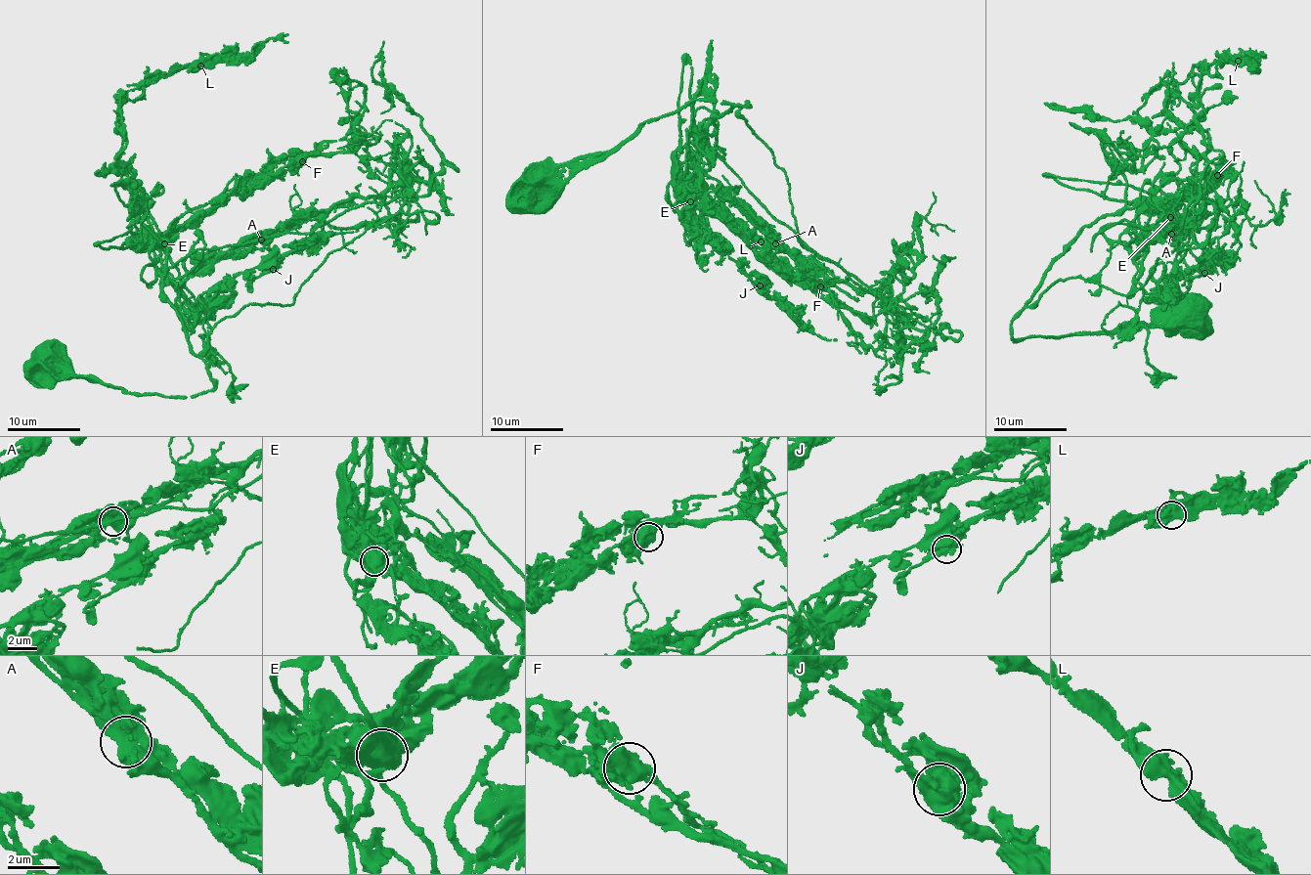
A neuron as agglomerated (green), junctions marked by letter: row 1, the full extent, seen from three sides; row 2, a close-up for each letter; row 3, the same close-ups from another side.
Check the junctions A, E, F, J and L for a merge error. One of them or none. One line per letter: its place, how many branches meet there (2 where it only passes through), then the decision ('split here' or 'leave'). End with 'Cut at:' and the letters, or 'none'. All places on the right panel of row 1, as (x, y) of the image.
A: at (1171, 234); 3 branches meet; split here
E: at (1170, 217); 3 branches meet; leave
F: at (1217, 175); 3 branches meet; leave
J: at (1204, 273); 3 branches meet; leave
L: at (1238, 61); 3 branches meet; leave
Cut at: A

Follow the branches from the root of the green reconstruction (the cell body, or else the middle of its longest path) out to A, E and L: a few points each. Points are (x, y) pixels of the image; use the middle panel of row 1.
A: (542, 188), (555, 195), (695, 100), (747, 101), (713, 121), (710, 166), (685, 168), (686, 184), (774, 242)
E: (542, 188), (555, 195), (647, 122), (695, 100), (749, 102), (713, 121), (710, 166), (685, 168), (689, 200)
L: (542, 188), (555, 195), (695, 100), (747, 101), (713, 121), (712, 157), (689, 146), (692, 178), (761, 242)

